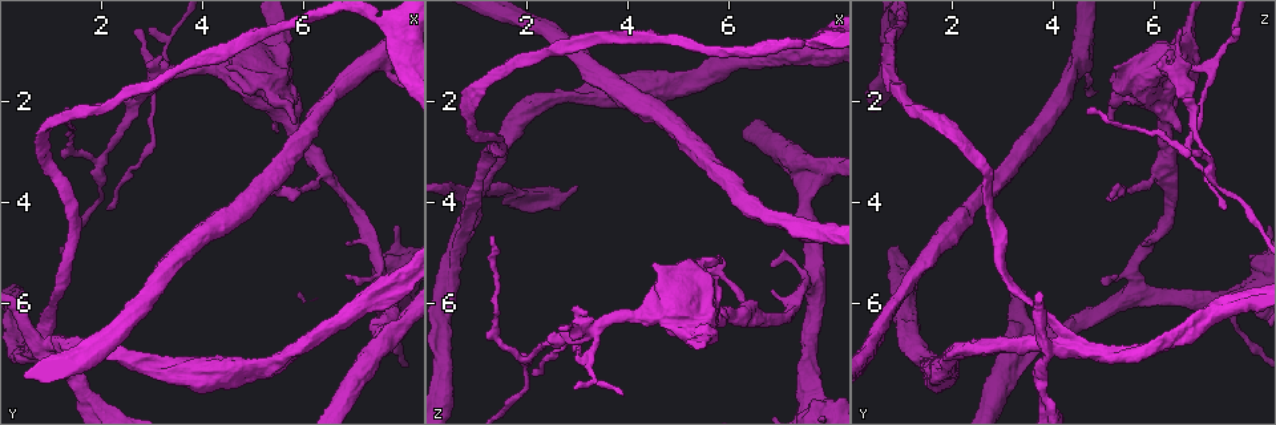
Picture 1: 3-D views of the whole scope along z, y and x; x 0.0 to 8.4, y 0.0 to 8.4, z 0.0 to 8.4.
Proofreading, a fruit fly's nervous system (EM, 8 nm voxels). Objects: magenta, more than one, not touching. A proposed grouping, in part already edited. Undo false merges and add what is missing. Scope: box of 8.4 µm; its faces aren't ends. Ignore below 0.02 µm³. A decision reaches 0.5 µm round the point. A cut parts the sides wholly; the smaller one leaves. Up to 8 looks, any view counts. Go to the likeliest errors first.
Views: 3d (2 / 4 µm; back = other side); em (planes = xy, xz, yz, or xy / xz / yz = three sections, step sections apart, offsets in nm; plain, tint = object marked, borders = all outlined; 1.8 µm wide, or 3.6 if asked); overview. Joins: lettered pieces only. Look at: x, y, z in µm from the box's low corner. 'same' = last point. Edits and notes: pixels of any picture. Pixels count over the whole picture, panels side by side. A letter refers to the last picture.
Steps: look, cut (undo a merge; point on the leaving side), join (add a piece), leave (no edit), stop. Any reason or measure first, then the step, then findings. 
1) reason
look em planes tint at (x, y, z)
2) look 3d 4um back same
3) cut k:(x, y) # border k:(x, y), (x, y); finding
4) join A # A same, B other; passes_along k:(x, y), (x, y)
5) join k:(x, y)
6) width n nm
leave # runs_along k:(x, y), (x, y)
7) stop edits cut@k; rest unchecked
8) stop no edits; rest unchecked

sudden change in width
look em xz step 16 borders at (0.90, 6.85, 4.10)

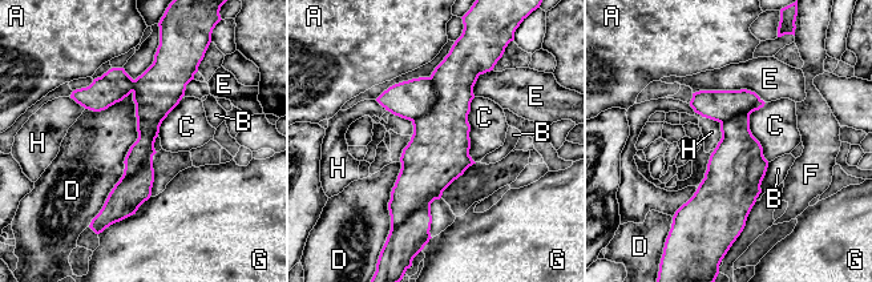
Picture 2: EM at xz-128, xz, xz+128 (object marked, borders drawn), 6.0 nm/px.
cut 2:(411, 99) # A other, B other, C other, D other, E other, F other, G other, H other; two neurons meet here

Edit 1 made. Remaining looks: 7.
four arms meet
look 3d 4um at (3.35, 1.35, 6.45)

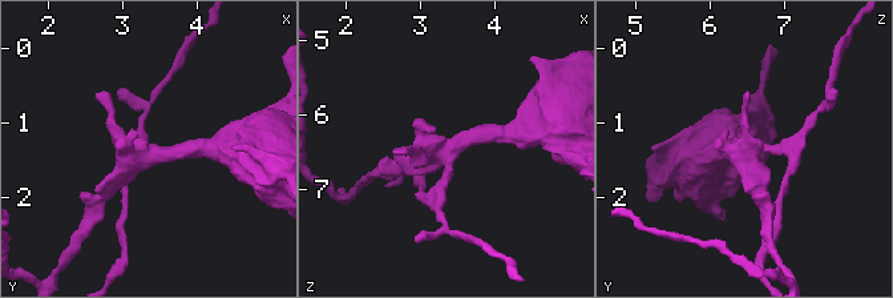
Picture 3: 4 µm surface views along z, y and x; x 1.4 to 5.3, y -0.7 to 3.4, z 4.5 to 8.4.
look em xy step 8 tint at (3.40, 1.40, 6.45)

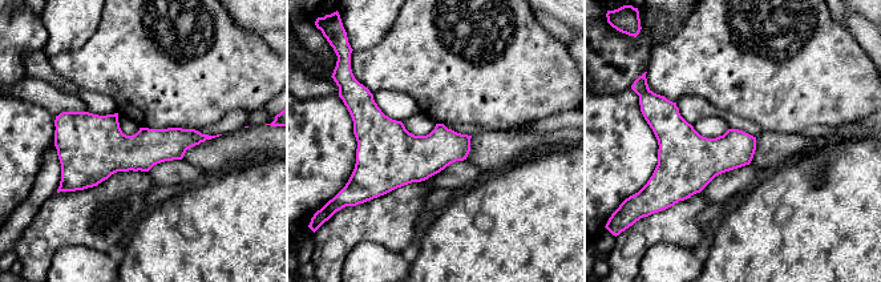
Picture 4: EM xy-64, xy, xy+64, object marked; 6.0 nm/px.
look em planes borders same

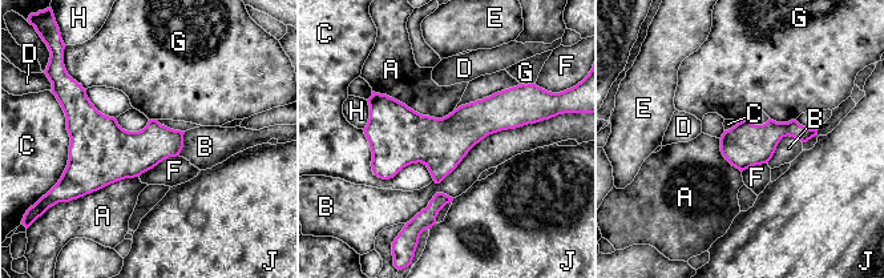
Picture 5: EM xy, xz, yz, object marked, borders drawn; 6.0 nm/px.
longest_contact B 750 nm
leave # A other, B other, C other, D other, E other, F other, G other, H other, J other; runs_along 5:(524, 120), (406, 140), (375, 168); one neuron here

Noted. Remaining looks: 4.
sharp bend
look 3d 4um at (1.90, 3.20, 7.10)

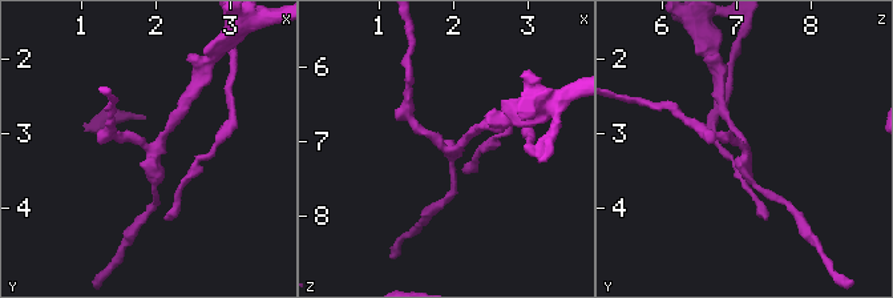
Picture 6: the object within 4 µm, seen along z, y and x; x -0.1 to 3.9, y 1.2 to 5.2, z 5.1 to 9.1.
arms 3; need the tissue
look em planes borders at (1.90, 3.20, 7.05)

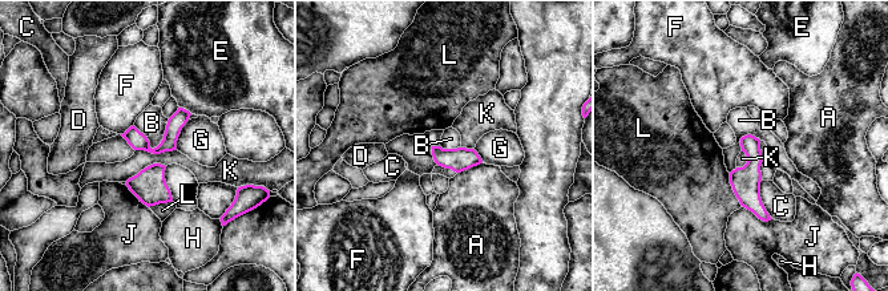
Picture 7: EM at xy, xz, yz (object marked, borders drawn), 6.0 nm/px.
longest_contact C 260 nm
leave # A other, B other, C other, D other, E other, F other, G other, H other, J other, K other, L other; border 7:(169, 118), (153, 148), (133, 125); one neuron here

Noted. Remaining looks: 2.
stop edits cut@2; rest unchecked

